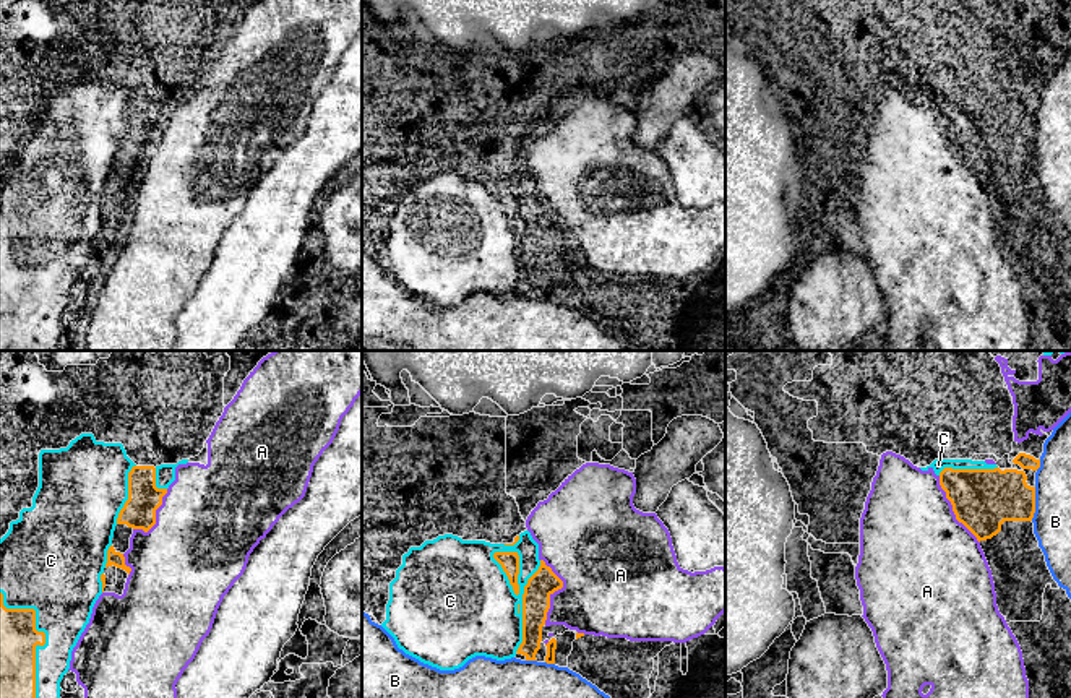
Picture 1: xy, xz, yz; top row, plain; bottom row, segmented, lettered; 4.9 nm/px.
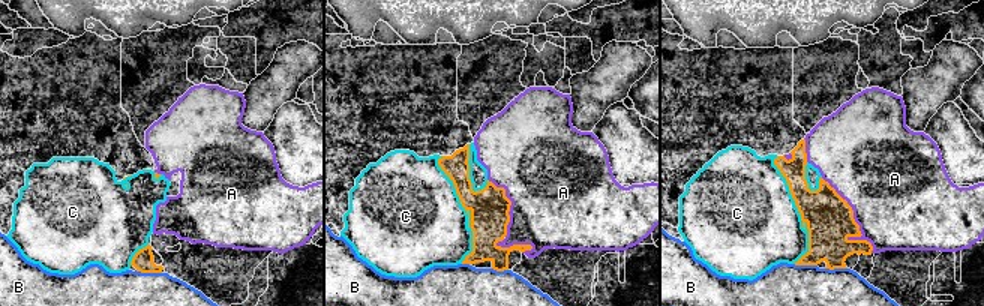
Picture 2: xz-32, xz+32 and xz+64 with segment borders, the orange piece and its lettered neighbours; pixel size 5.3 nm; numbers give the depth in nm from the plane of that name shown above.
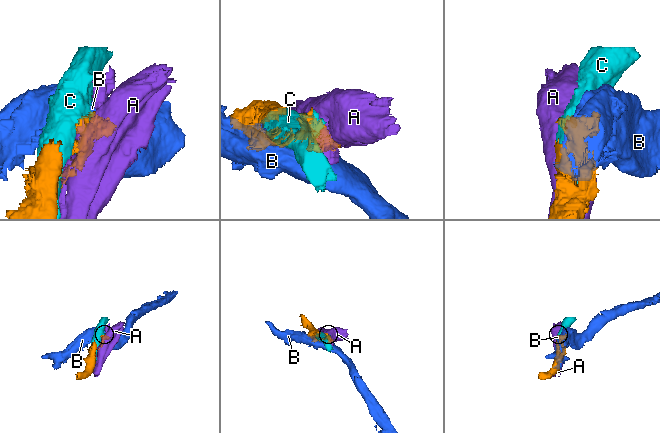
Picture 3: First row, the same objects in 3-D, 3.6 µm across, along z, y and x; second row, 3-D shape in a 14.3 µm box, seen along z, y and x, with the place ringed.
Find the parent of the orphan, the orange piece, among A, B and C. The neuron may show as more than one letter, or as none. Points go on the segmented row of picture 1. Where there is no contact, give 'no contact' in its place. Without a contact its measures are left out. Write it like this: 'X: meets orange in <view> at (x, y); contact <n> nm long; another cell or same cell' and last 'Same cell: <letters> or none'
A: meets orange in xz at (555, 590); contact 320 nm long; another cell
B: meets orange in yz at (1034, 504); contact 170 nm long; another cell
C: meets orange in xz at (523, 599); contact 500 nm long; same cell
Same cell: C

